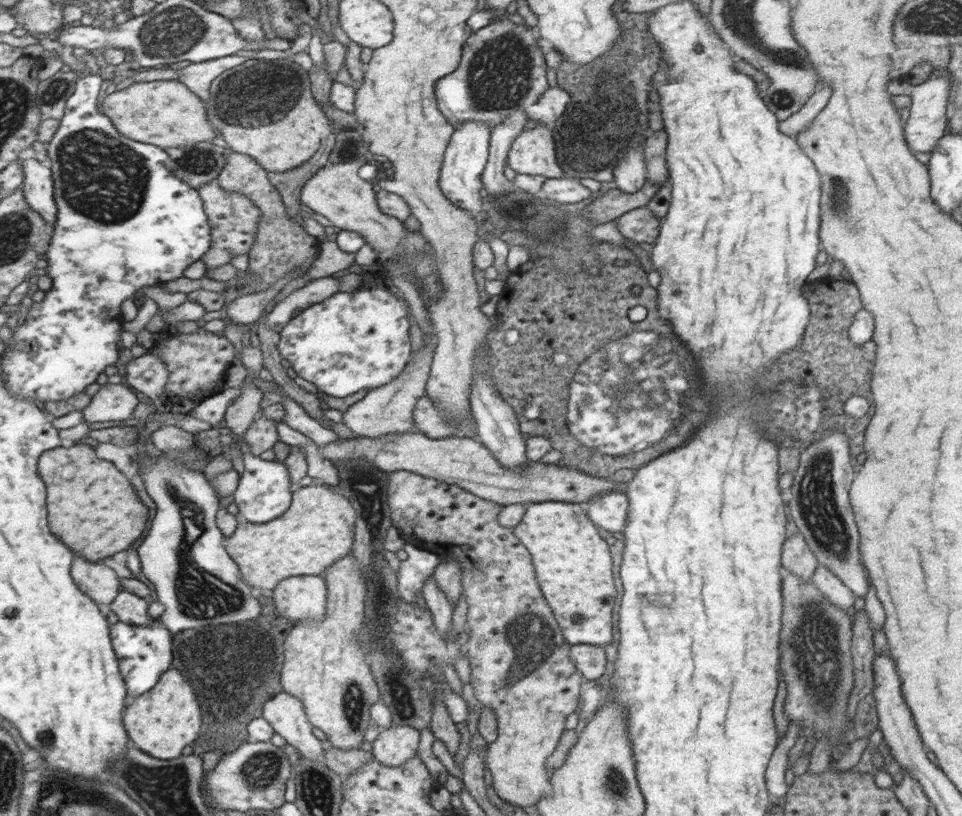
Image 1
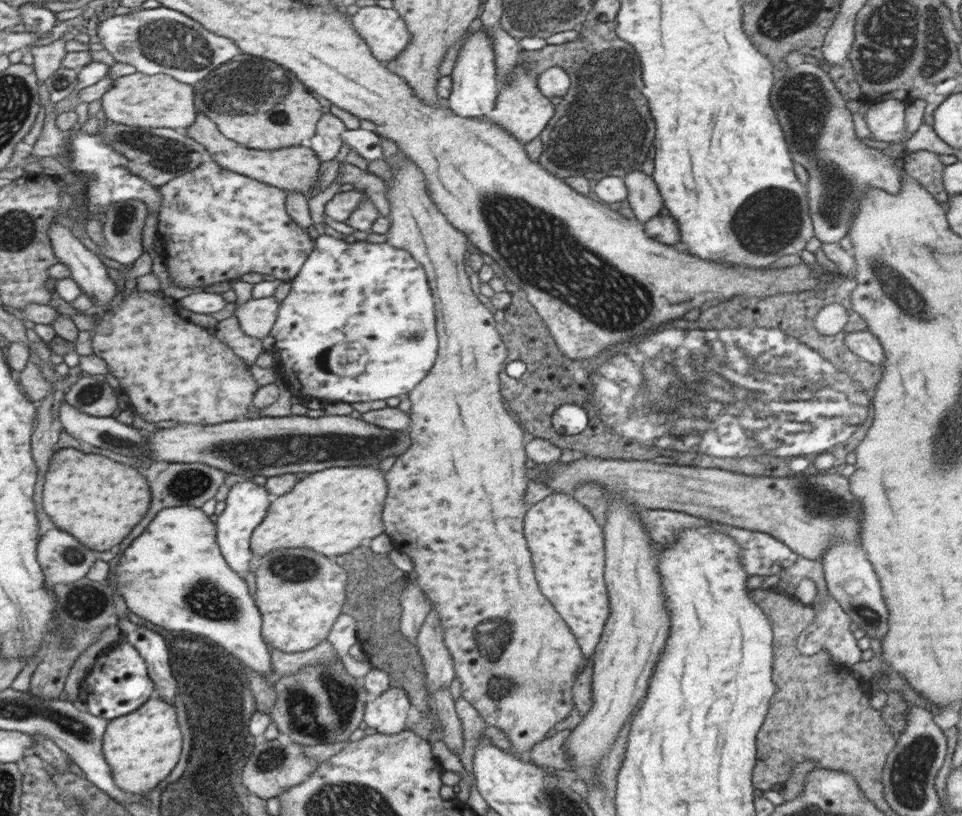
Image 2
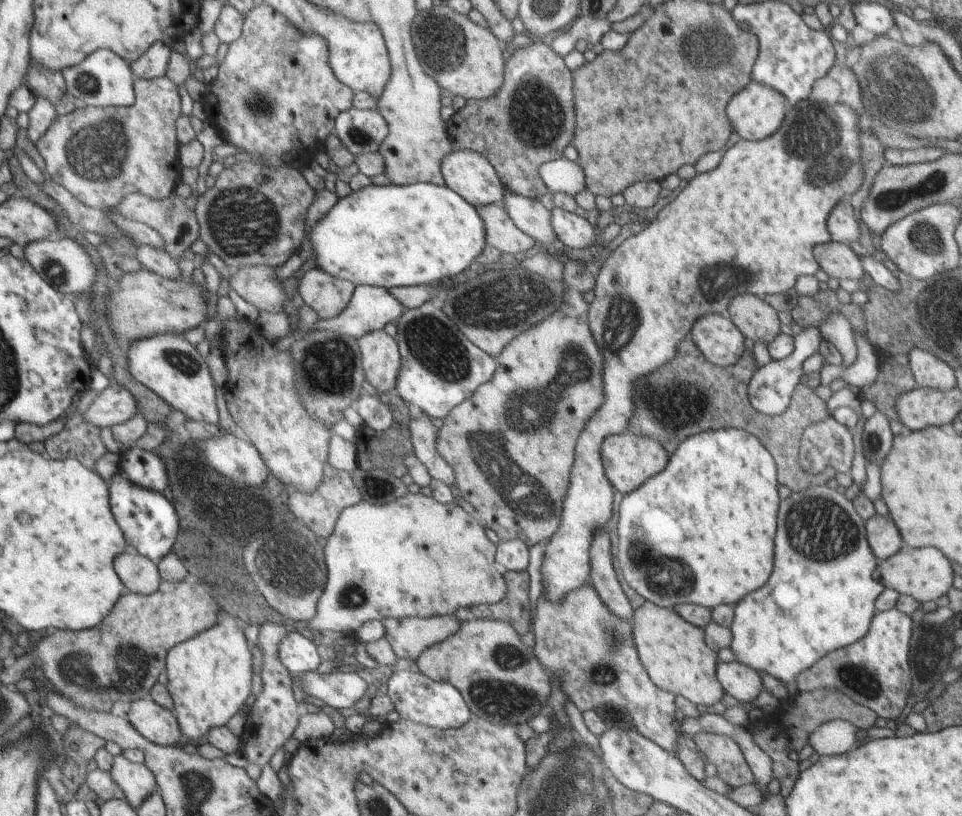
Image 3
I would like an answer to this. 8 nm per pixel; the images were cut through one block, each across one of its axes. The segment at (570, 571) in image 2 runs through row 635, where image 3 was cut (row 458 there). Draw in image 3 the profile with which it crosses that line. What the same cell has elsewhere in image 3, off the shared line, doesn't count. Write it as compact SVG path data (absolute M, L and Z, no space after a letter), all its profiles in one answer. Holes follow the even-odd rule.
M808 100L799 102L796 106L789 106L787 109L787 117L783 120L783 125L780 126L774 134L769 137L763 138L759 141L747 141L746 139L740 139L728 150L723 151L724 156L720 164L711 170L698 174L694 177L694 180L690 179L690 184L686 184L682 188L682 192L670 202L666 204L662 210L658 211L658 218L646 226L642 232L634 234L625 239L620 246L618 246L613 253L607 258L602 264L602 268L598 272L598 277L595 284L595 298L592 303L589 304L588 309L588 326L592 330L592 336L596 340L596 344L600 346L600 354L604 358L604 370L602 370L602 378L604 378L604 404L600 410L594 412L594 416L588 420L584 432L580 434L578 442L576 442L576 450L574 450L574 464L570 471L570 486L568 487L568 494L563 500L563 510L561 511L561 521L558 530L551 536L550 542L544 550L544 560L540 567L542 573L542 586L546 590L546 598L550 602L562 602L562 598L591 582L590 578L590 542L594 538L594 532L598 528L605 528L612 516L612 508L614 508L613 496L614 488L608 478L606 478L604 465L601 457L601 446L603 440L610 435L622 434L628 429L628 422L630 416L632 416L632 410L634 410L634 382L636 378L642 378L642 376L648 376L652 374L656 368L664 366L666 362L670 362L674 356L676 356L676 350L680 346L680 342L690 334L692 330L692 324L696 318L704 318L704 314L722 314L726 315L724 310L728 310L729 302L732 302L732 298L736 294L740 294L740 290L752 290L752 294L760 294L760 298L772 298L772 294L778 294L795 288L795 282L799 276L802 275L814 275L818 272L819 266L816 264L815 255L813 249L816 245L827 243L831 240L830 233L828 232L828 216L832 212L832 208L838 204L841 200L849 200L857 188L842 188L842 178L844 176L850 176L850 170L852 168L852 160L842 152L842 144L840 144L840 126L836 124L836 116L832 112L828 112L830 106L812 106ZM704 186L706 186L706 224L704 224ZM708 206L710 206L710 212L714 208L714 222L708 220Z

